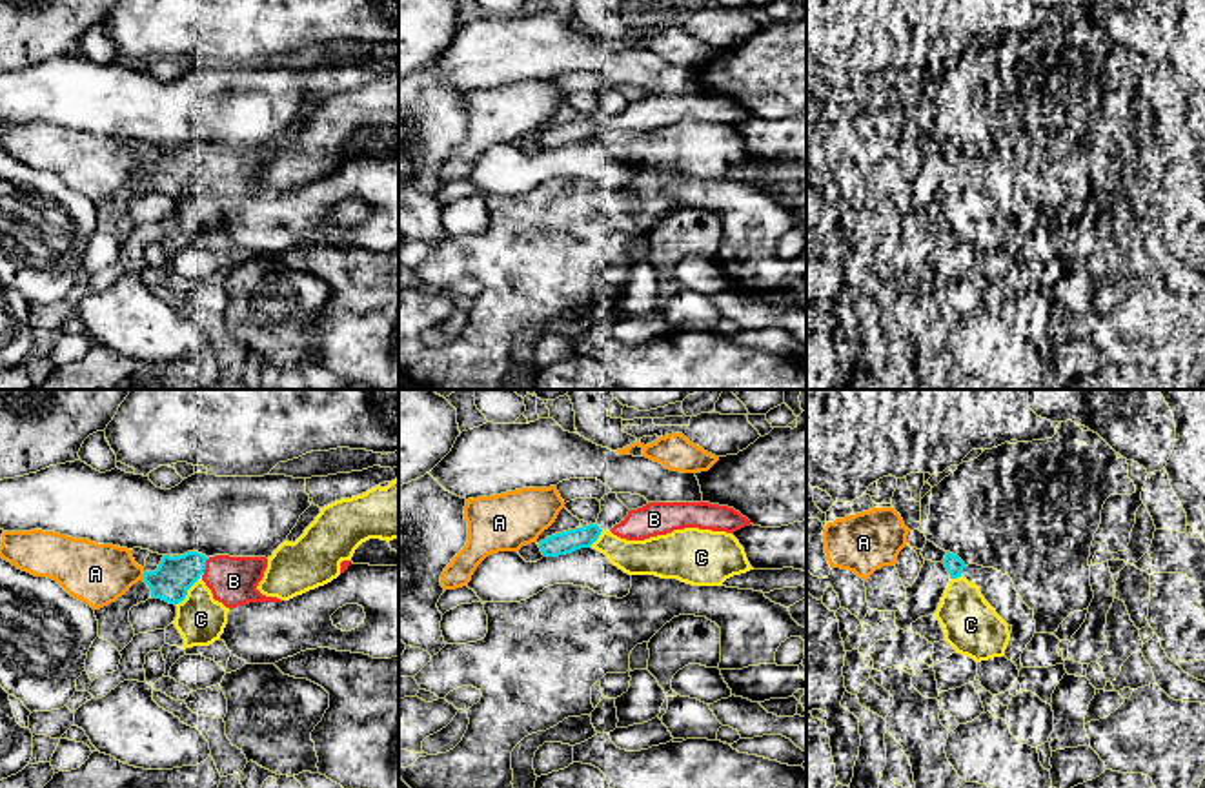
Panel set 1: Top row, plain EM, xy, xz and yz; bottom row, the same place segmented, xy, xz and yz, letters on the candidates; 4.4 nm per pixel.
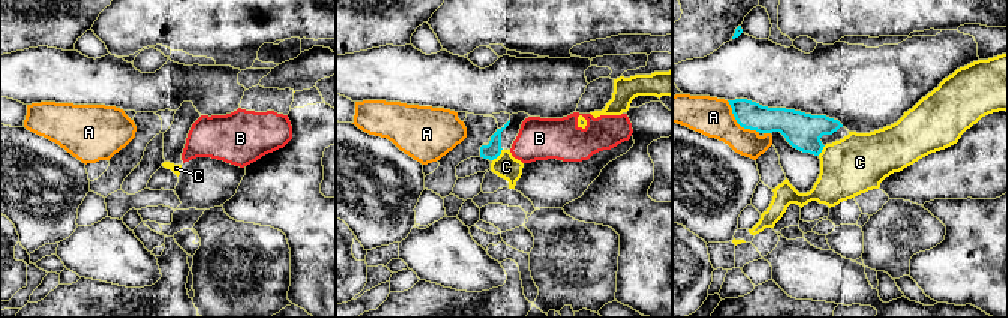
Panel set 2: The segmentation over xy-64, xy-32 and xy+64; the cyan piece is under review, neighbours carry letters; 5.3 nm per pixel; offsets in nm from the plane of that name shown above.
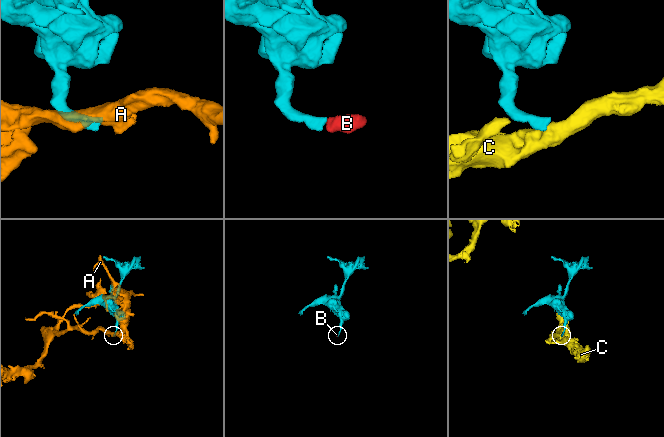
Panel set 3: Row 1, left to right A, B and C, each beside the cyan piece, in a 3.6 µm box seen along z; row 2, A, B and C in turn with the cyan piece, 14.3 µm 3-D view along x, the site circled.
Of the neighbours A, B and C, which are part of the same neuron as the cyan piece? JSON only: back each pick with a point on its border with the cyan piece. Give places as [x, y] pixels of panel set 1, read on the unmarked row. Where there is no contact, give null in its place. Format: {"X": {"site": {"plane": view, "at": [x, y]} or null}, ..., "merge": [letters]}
{"B": {"site": {"plane": "xy", "at": [204, 159]}}, "merge": ["B"]}

